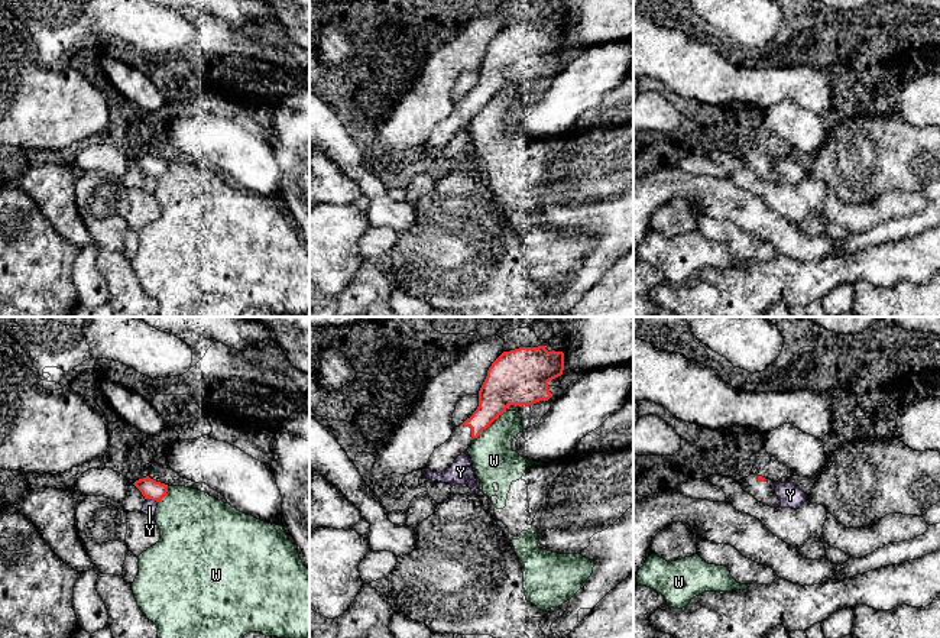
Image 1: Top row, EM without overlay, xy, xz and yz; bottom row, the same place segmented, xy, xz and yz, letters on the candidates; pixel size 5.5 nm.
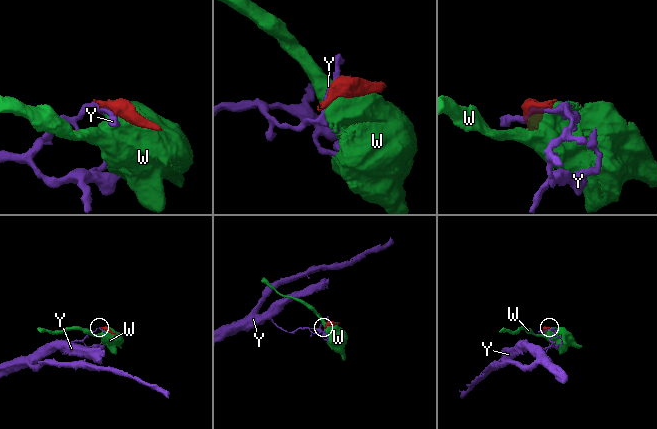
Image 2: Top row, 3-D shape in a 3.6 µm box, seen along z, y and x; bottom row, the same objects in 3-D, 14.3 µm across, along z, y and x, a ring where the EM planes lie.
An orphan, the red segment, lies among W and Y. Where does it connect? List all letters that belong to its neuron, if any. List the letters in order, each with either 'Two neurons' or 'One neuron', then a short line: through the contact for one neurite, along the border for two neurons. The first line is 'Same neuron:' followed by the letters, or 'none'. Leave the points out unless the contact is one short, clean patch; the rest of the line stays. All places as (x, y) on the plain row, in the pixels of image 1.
Same neuron: none
W: Two neurons
Y: Two neurons

